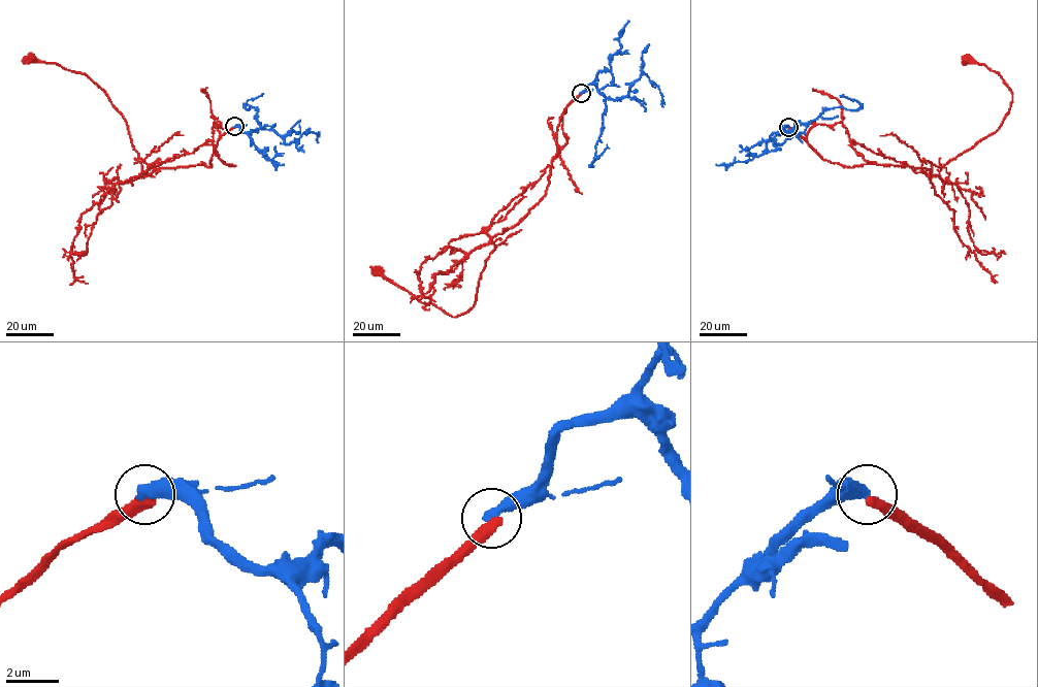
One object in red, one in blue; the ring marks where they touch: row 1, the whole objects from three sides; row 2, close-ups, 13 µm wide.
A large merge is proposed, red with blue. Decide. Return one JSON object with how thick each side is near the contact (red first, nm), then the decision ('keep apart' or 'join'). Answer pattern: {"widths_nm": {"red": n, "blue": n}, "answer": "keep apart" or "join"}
{"widths_nm": {"red": 440, "blue": 440}, "answer": "keep apart"}

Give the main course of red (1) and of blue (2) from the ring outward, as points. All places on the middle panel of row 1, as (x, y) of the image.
1: (581, 93), (557, 128), (545, 195), (491, 239), (495, 248), (465, 313), (451, 317), (421, 302), (378, 272)
2: (581, 93), (588, 85), (593, 84), (606, 99), (604, 128), (590, 165), (609, 149)

